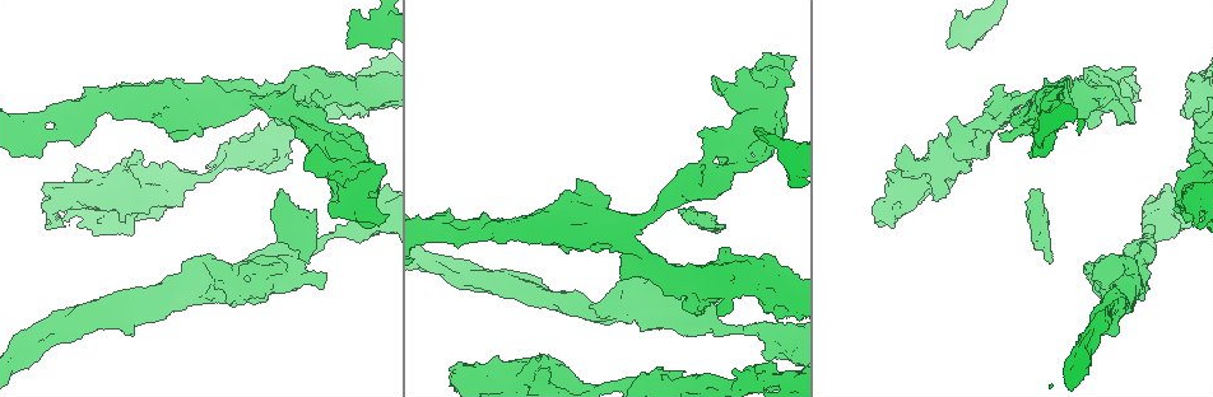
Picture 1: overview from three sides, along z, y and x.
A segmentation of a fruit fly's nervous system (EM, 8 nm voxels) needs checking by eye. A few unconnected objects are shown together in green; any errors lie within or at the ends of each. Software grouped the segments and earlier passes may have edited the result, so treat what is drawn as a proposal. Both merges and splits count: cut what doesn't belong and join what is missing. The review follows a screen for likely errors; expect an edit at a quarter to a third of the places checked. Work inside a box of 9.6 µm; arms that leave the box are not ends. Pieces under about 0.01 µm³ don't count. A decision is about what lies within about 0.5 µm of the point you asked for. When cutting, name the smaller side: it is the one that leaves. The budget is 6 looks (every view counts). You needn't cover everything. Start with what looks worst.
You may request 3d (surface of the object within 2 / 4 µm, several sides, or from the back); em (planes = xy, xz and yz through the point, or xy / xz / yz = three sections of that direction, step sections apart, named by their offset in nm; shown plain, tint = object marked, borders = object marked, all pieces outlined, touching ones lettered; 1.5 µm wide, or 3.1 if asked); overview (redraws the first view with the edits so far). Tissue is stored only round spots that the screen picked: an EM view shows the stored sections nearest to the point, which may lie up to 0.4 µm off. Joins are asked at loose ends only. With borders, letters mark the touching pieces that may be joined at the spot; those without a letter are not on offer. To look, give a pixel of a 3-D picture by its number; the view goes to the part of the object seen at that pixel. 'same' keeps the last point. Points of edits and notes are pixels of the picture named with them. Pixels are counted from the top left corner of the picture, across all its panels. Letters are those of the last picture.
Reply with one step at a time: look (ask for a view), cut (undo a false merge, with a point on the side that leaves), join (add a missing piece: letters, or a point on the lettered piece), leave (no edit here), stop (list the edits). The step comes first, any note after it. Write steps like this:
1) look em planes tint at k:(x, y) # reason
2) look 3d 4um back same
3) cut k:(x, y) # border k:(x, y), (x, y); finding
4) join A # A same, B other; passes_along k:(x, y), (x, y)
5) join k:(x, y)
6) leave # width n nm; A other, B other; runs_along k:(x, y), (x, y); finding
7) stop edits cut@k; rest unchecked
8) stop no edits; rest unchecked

look 3d 2um at 1:(623, 290) # stops while still wide

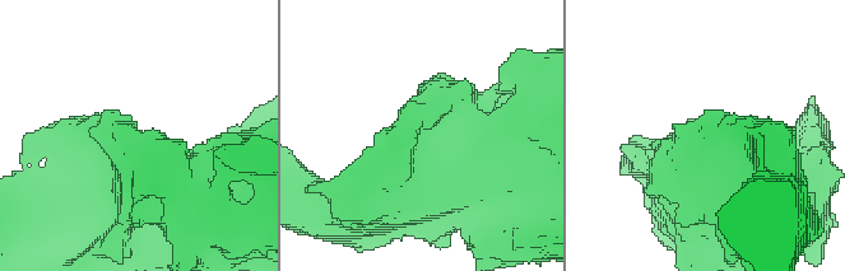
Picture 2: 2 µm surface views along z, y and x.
look em yz step 4 tint at 2:(412, 134)

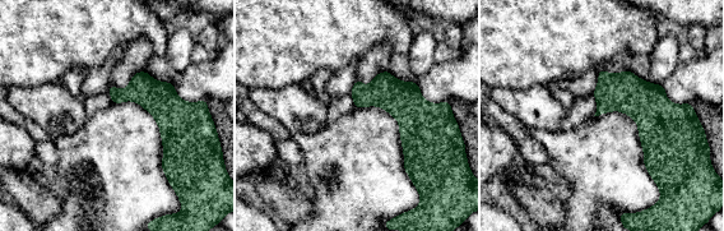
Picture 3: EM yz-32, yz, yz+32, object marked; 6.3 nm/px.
look em planes borders same

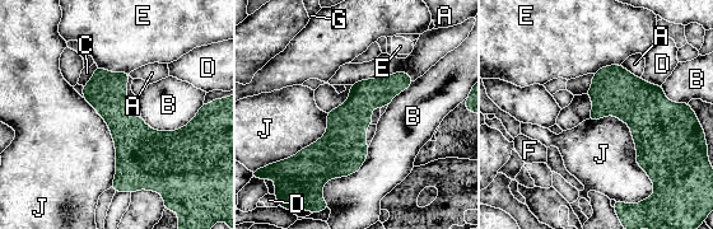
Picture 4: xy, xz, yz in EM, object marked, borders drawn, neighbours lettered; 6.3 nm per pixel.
leave # longest_contact J 600 nm; A other, B other, C other, D other, E other, F other, G other, J other; runs_along 4:(408, 79), (307, 153); none of them fits

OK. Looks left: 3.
look em yz step 8 borders at 1:(945, 41) # free end

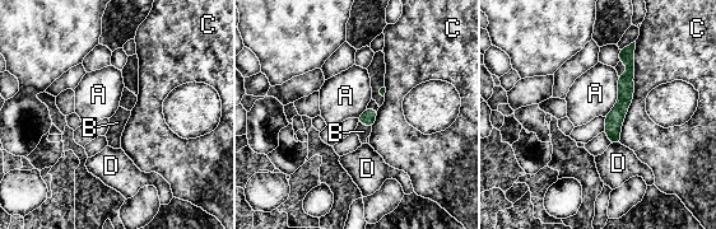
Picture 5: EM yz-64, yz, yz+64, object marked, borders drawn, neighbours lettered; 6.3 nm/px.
join B # longest_contact C 650 nm; A other, B same, C other, D other; passes_along 5:(368, 116), (365, 124), (363, 131); the neuron continues

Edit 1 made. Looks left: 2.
look em xy step 4 borders at 1:(1152, 223) # thick turns thin

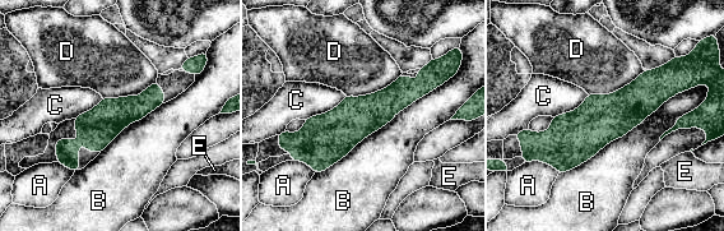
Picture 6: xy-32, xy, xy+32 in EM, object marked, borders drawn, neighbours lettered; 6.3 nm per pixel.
leave # longest_contact B 1000 nm; A other, B other, C other, D other, E other; all the same neuron

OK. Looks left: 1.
stop edits join@5; rest unchecked

